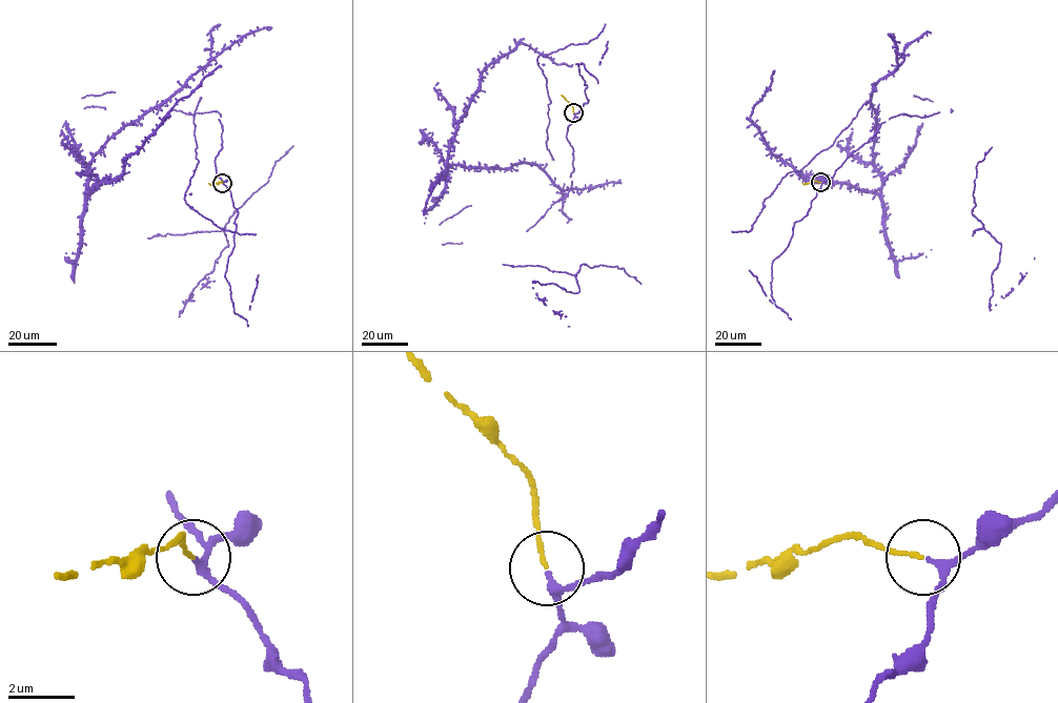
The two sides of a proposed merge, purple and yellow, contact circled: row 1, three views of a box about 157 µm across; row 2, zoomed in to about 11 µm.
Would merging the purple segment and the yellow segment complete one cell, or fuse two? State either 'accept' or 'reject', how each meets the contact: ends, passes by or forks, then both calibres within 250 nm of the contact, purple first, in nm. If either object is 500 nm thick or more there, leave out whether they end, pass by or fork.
accept; purple passes by; yellow ends there; 190 nm thick on the purple side, 110 nm on the other

